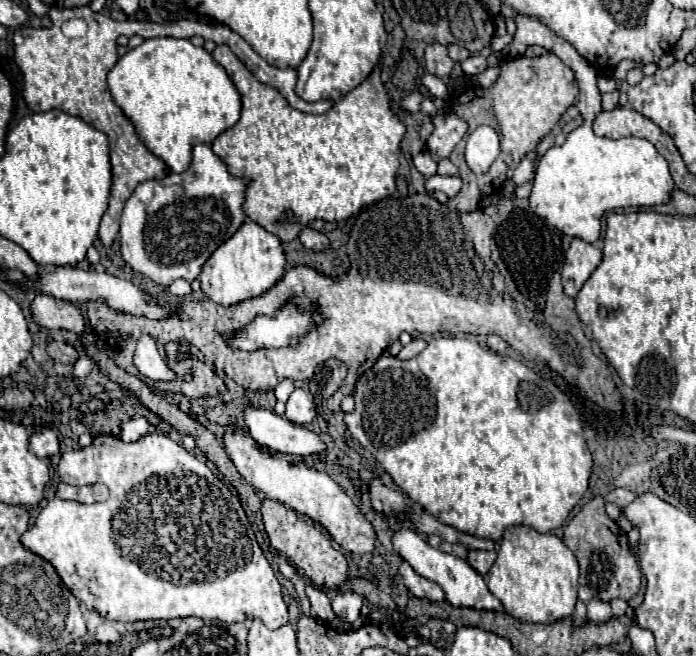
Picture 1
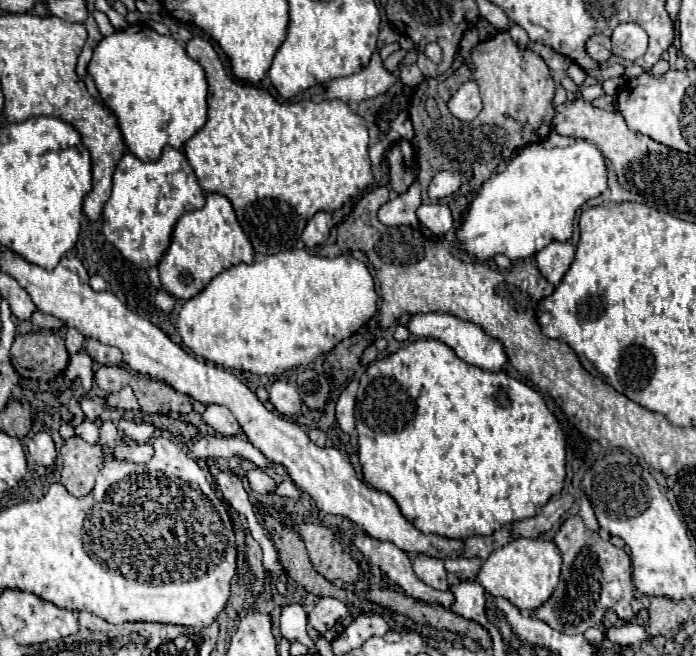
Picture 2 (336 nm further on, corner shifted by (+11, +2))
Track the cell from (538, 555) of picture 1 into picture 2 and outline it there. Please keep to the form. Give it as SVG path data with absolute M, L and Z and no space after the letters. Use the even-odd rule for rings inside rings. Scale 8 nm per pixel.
M517 538L489 554L479 570L477 582L485 588L485 592L497 598L507 598L519 610L535 610L553 594L559 582L559 572L561 556L551 540Z

